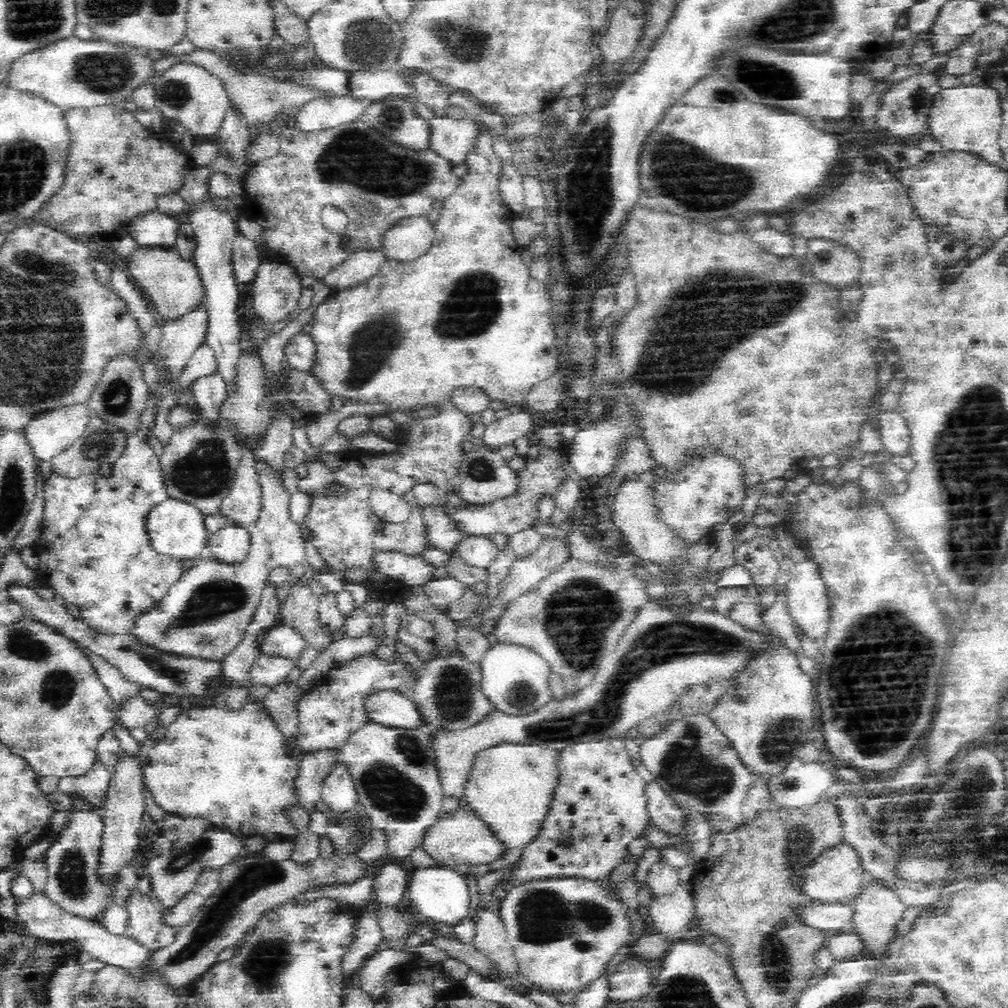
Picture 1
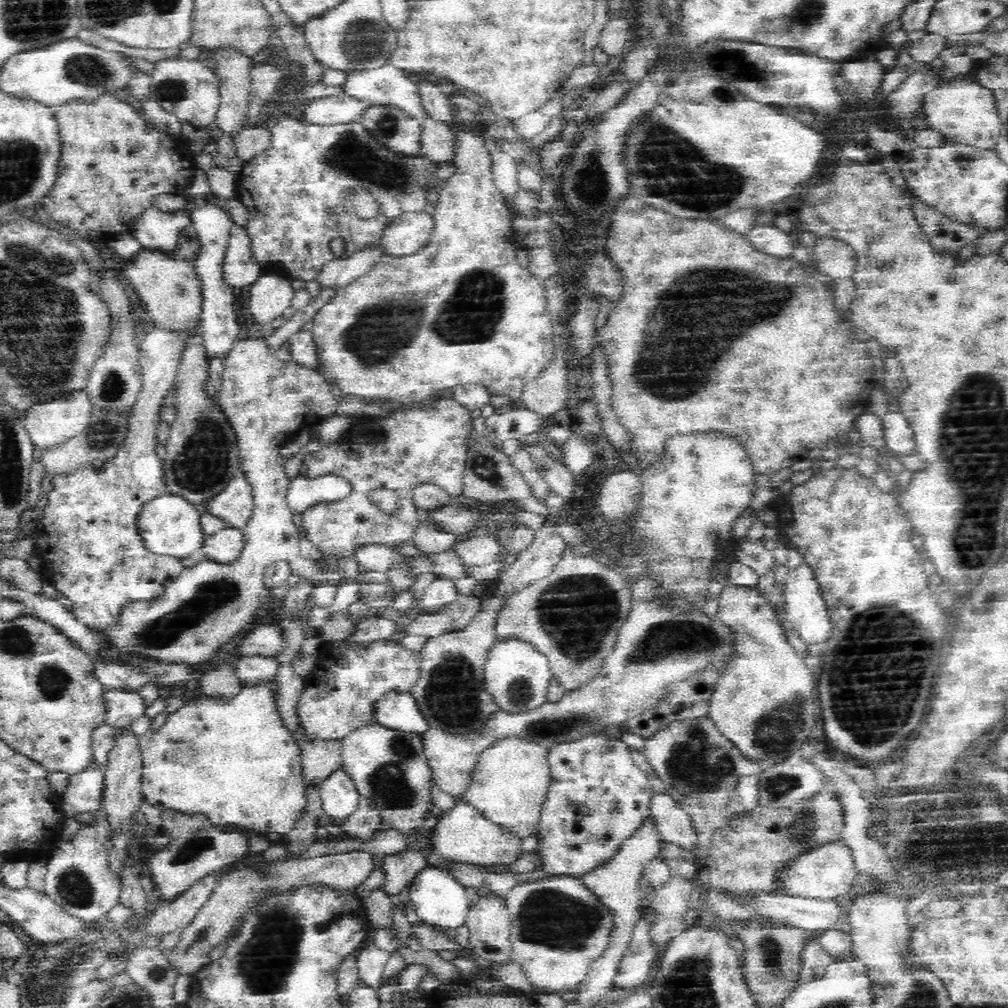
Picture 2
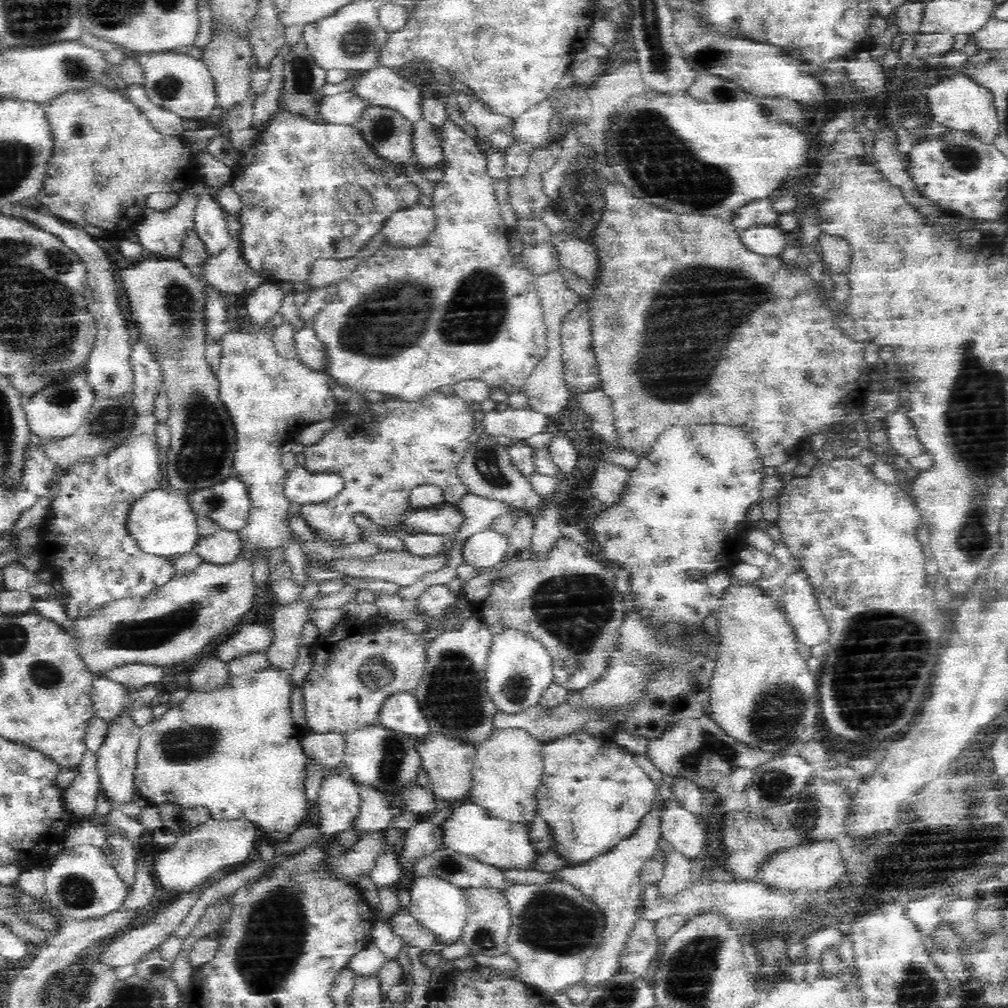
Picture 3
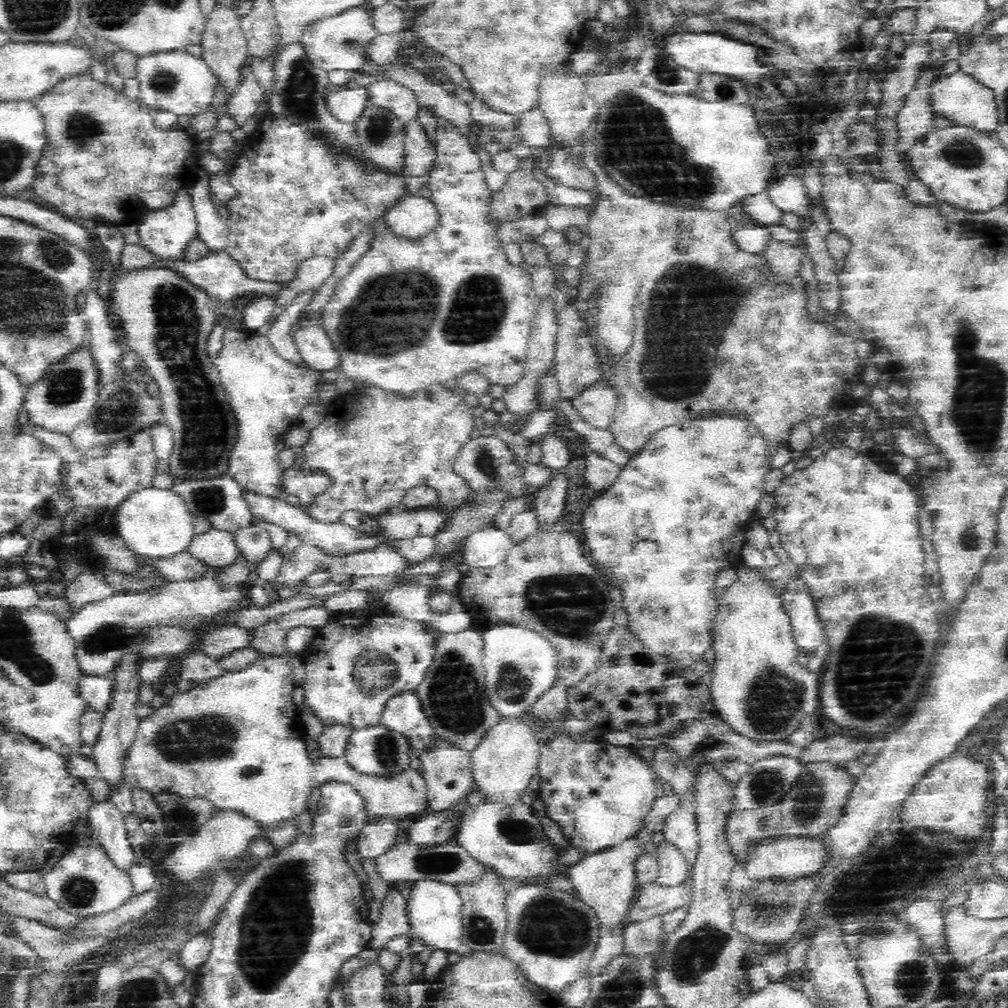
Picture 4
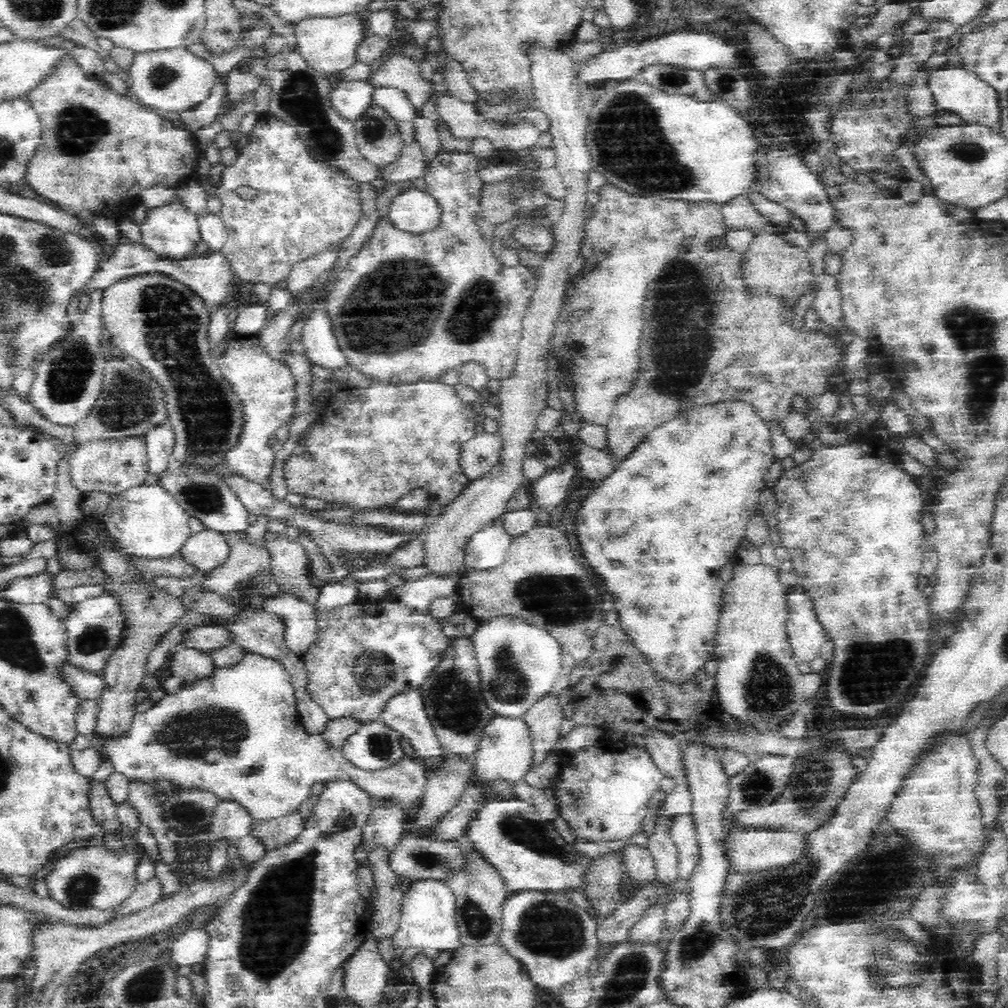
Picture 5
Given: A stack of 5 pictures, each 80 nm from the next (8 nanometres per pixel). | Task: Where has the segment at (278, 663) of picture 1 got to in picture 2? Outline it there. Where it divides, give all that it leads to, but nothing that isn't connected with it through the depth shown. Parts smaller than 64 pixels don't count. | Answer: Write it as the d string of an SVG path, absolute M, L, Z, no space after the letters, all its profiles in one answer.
M250 656L240 658L240 662L234 664L234 673L240 684L267 683L278 674L276 658L268 656Z

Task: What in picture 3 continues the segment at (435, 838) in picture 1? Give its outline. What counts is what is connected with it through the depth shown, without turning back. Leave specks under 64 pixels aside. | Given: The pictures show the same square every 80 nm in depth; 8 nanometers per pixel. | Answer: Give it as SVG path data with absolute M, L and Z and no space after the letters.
M466 803L454 808L444 825L444 847L456 849L478 862L500 870L532 870L538 864L540 850L532 844L530 821L498 818L483 806Z

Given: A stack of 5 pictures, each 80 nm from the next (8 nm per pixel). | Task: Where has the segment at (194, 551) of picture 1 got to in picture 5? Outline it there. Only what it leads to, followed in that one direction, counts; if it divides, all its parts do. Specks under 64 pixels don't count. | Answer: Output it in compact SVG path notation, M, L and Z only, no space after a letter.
M144 484L128 487L114 496L101 521L120 542L122 550L147 559L164 559L177 554L191 535L190 517L167 490Z

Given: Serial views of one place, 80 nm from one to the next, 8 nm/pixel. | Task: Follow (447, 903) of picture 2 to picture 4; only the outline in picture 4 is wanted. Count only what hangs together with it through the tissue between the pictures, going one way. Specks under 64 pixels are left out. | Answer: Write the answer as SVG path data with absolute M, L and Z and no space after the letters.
M418 880L411 888L406 899L406 912L409 929L400 936L392 938L386 948L395 953L401 953L412 940L420 940L418 944L427 946L430 950L440 949L447 952L458 952L462 956L472 954L474 950L463 943L463 926L461 923L461 898L454 885L436 880Z

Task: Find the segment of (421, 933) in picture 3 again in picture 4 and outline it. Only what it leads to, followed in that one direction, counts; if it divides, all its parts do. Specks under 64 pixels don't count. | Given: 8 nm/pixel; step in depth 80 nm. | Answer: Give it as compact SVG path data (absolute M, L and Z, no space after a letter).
M388 882L384 901L374 906L368 947L381 951L392 938L404 934L409 929L405 908L406 898L400 894L400 890L396 890L395 882Z

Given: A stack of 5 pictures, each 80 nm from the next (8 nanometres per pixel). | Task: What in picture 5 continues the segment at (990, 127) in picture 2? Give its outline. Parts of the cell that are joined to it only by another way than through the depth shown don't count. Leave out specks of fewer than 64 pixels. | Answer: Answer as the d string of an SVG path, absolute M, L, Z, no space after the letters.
M946 63L927 72L927 87L935 100L935 108L960 117L965 122L976 122L985 127L998 127L1001 120L1000 99L996 88L988 84L976 71L957 63Z

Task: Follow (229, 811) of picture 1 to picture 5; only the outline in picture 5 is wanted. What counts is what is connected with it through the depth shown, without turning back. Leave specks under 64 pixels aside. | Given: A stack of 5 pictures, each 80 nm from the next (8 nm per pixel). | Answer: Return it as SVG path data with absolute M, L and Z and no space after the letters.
M244 650L242 658L238 659L232 666L216 669L214 674L209 677L197 678L197 681L187 686L180 685L172 694L166 693L159 701L154 702L153 707L150 709L145 712L135 712L129 722L128 730L126 730L124 734L104 736L99 731L94 731L89 738L92 740L92 747L112 761L115 770L120 774L125 774L129 781L148 781L148 783L154 784L158 779L168 779L183 786L184 789L191 789L192 787L208 789L220 797L220 802L226 799L234 799L242 803L242 805L248 809L250 816L254 819L277 817L298 810L302 802L310 796L310 790L316 782L325 784L328 781L352 781L355 782L356 785L363 787L364 790L367 790L372 800L380 797L394 797L396 801L398 801L398 805L404 807L406 810L412 808L413 805L416 805L418 800L421 800L421 796L424 794L428 782L427 768L421 760L414 758L414 756L410 756L410 754L404 753L400 757L400 760L397 760L392 766L379 771L365 771L354 766L351 762L348 762L347 758L342 756L340 750L337 750L337 748L325 738L325 730L320 734L309 734L307 728L302 726L302 721L296 722L296 726L294 726L294 724L288 724L288 716L286 716L286 714L288 714L288 708L284 708L284 706L288 706L288 686L293 686L292 679L290 679L290 675L288 675L288 672L279 661Z

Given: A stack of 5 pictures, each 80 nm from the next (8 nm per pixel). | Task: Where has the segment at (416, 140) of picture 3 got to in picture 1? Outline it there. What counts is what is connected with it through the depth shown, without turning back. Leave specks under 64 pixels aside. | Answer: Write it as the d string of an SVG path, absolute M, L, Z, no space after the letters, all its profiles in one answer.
M470 116L434 117L430 125L430 148L439 158L453 165L464 164L476 136L479 123Z

